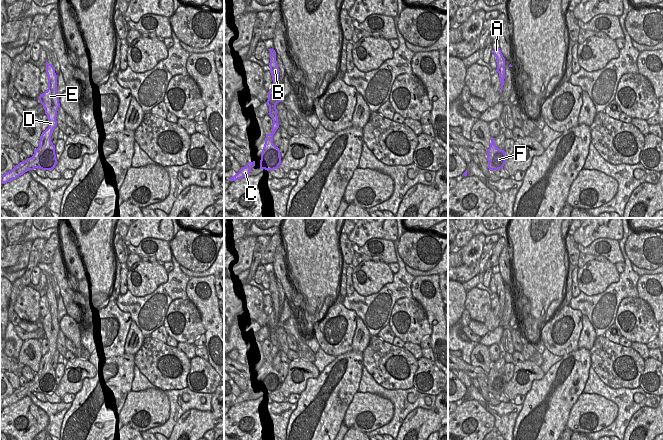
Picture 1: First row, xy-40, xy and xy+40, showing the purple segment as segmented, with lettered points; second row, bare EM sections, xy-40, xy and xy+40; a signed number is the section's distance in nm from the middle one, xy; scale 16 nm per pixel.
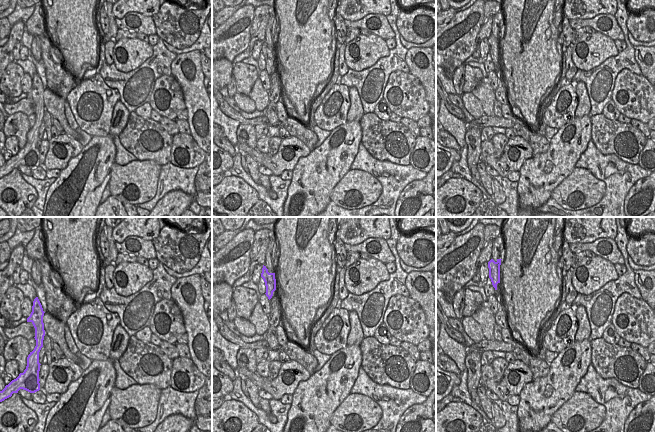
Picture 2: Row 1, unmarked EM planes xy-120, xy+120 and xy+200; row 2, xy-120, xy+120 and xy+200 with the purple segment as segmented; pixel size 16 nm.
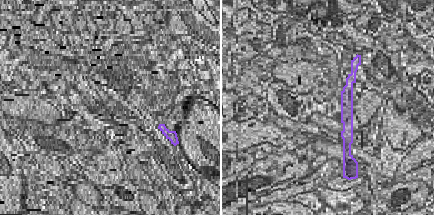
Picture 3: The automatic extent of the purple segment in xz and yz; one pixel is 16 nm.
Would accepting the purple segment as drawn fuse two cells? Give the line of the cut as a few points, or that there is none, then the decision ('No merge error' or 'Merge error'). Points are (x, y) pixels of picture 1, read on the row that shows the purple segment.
No split. No merge error.

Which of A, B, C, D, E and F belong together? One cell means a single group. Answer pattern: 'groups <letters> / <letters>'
groups A B C D E F

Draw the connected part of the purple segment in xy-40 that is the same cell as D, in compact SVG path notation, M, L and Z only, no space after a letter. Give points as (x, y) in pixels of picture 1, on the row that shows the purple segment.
M46 61L46 73L48 76L48 89L39 96L39 101L43 105L45 114L49 120L48 128L42 132L39 141L39 147L34 149L32 157L20 162L14 168L0 176L2 184L10 182L13 179L23 175L25 172L37 169L52 170L57 164L55 145L51 142L51 135L57 126L57 111L60 107L59 97L57 95L57 75L52 64Z

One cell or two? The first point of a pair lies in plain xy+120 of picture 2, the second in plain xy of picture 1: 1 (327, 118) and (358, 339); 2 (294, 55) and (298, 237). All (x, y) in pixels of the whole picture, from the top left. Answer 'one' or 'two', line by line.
1: two
2: one

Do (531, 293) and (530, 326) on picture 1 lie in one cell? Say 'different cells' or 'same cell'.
same cell

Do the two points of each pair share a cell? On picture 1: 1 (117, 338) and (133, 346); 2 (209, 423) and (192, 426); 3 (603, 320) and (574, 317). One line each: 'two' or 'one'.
1: two
2: one
3: two

